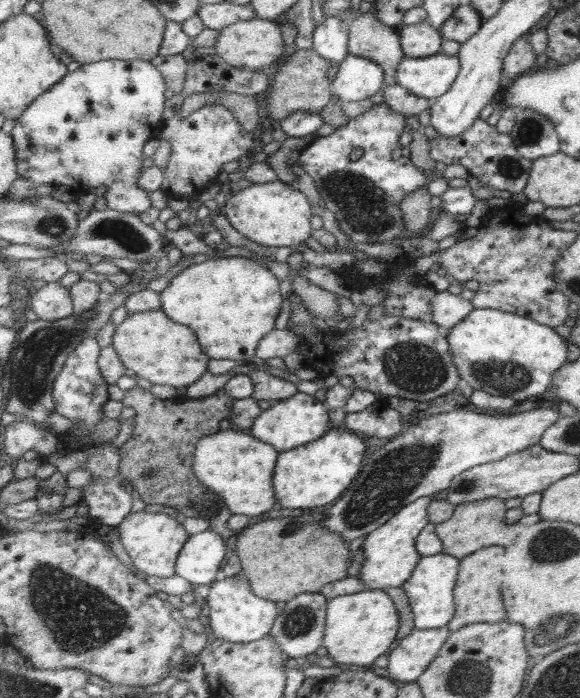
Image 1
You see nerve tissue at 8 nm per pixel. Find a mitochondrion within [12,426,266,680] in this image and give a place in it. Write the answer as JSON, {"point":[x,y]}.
{"point":[81,618]}

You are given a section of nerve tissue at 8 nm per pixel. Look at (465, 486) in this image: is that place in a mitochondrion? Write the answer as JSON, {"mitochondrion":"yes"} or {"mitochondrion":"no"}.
{"mitochondrion":"yes"}

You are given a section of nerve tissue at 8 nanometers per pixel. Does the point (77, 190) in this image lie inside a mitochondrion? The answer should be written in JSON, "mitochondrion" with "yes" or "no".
{"mitochondrion":"no"}

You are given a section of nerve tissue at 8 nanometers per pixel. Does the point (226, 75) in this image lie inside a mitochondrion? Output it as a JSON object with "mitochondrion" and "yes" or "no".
{"mitochondrion":"no"}

